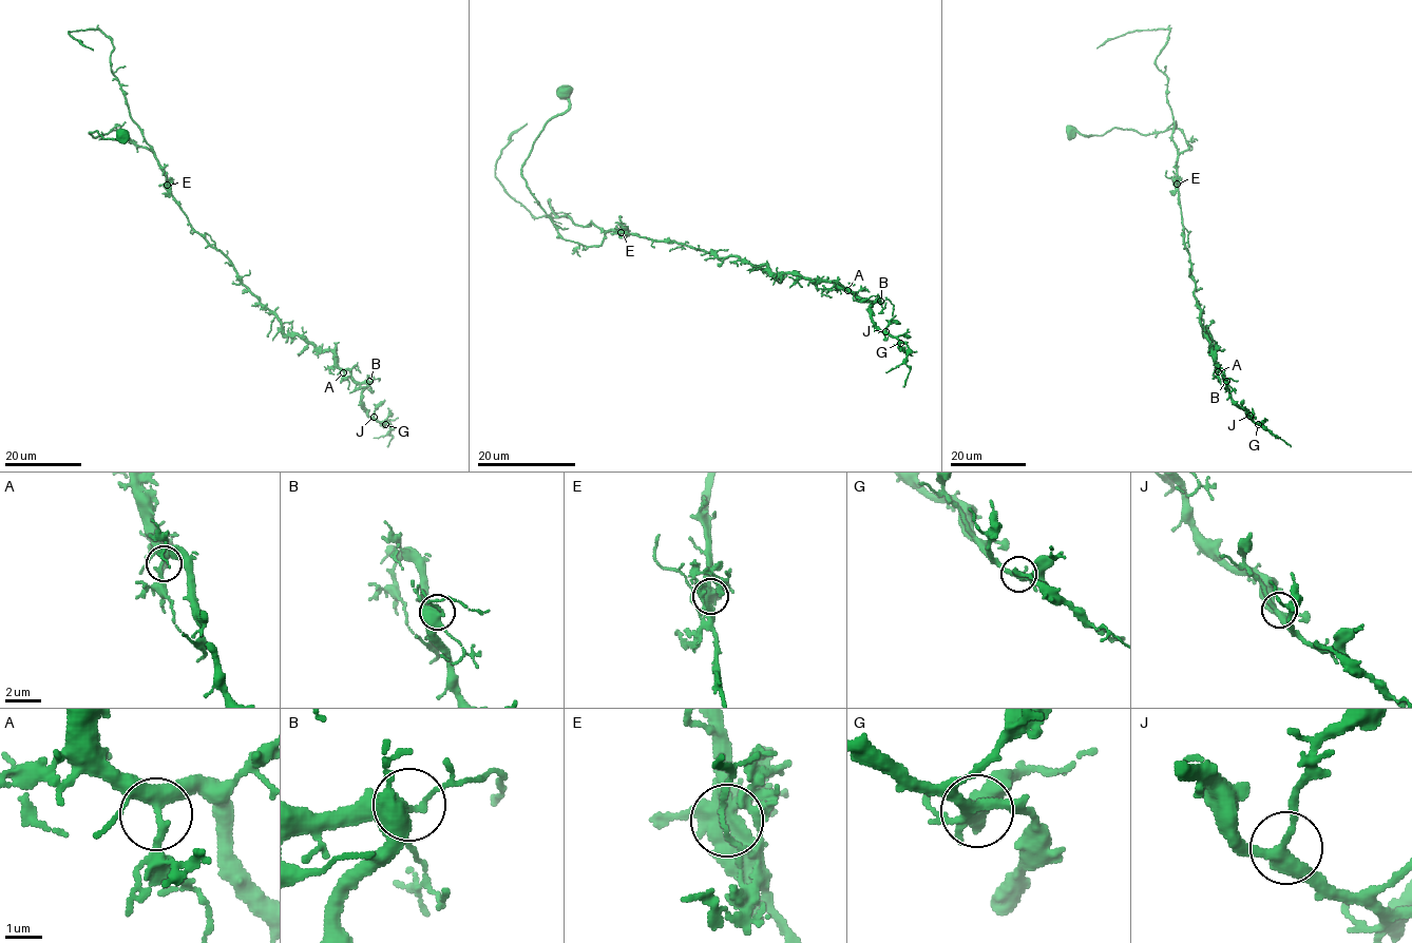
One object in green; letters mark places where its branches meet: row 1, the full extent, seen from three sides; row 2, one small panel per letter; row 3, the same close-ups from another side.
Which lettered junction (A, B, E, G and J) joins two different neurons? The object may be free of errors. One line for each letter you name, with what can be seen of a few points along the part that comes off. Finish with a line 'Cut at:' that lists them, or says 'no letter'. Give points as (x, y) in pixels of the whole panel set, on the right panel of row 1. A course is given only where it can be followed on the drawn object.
E: course (1178, 184), (1168, 77), (1156, 64), (1169, 31), (1133, 31), (1096, 47)
Cut at: E

